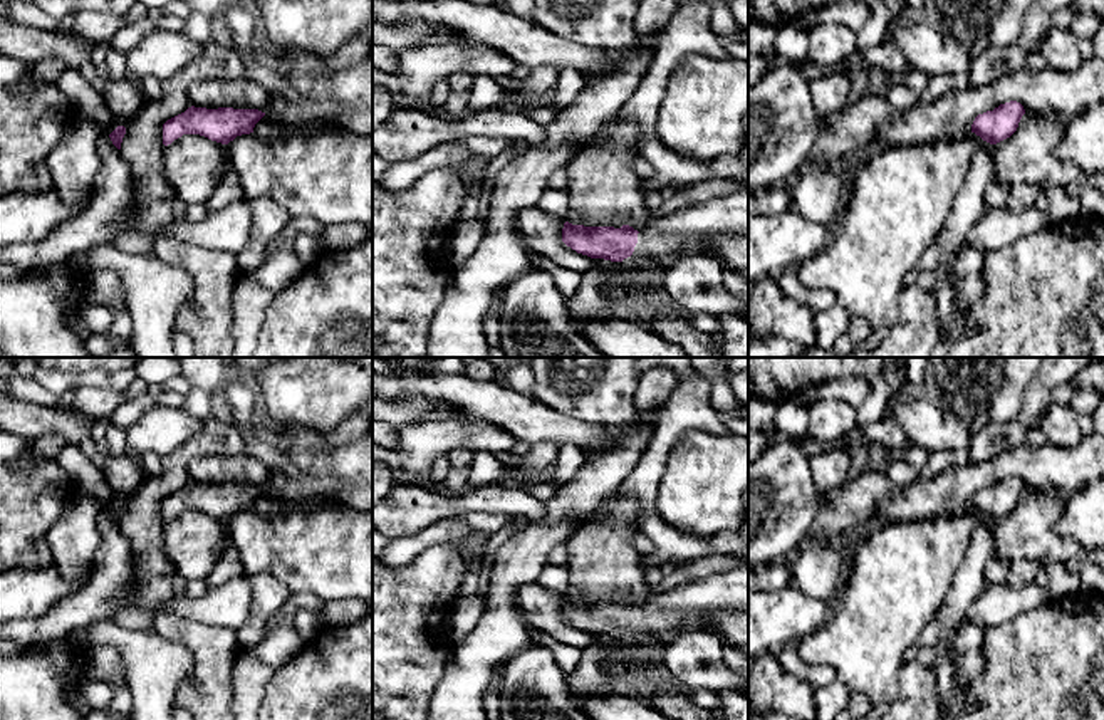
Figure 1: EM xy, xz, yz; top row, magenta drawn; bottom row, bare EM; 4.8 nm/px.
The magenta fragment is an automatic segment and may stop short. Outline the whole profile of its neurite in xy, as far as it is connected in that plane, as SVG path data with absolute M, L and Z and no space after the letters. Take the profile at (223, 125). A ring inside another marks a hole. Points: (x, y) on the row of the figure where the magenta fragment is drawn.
M191 106L163 124L163 144L168 146L183 134L200 134L228 144L237 136L253 133L255 124L263 116L265 112L258 109L206 109Z

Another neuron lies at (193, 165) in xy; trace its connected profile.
M183 134L164 146L164 173L176 198L205 203L230 170L227 144L200 134Z

